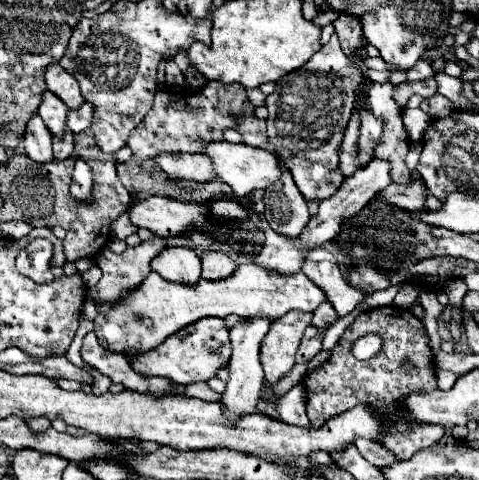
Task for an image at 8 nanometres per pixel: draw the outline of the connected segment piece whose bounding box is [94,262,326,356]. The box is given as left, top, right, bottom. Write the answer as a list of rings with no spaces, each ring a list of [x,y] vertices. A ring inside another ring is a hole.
[[[242,262],[236,270],[222,280],[200,280],[196,286],[168,282],[160,278],[160,274],[152,272],[148,278],[134,290],[130,290],[124,298],[106,309],[99,307],[99,315],[94,321],[94,332],[100,337],[100,346],[106,350],[114,350],[120,354],[134,352],[144,354],[162,344],[170,334],[180,328],[208,316],[226,318],[230,314],[238,314],[242,318],[260,318],[266,316],[276,320],[290,310],[314,312],[322,302],[326,302],[326,294],[318,288],[308,276],[300,274],[278,274],[270,272],[254,262]]]

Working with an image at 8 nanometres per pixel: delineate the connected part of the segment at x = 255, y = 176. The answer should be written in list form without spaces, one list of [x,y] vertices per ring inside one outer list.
[[[216,140],[216,142],[210,142],[208,146],[204,146],[200,150],[200,154],[210,158],[216,174],[228,186],[232,186],[234,194],[240,196],[240,198],[250,194],[252,190],[262,190],[262,188],[270,186],[272,182],[276,182],[280,178],[278,158],[268,150],[260,150],[260,148],[254,148],[254,146],[248,146],[248,144],[230,144],[230,142],[224,142],[224,140]]]

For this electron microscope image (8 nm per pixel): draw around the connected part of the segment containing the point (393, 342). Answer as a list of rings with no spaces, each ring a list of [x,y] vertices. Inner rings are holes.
[[[382,306],[382,308],[366,310],[358,314],[354,322],[344,330],[340,340],[332,348],[332,356],[318,370],[308,372],[304,376],[306,414],[314,428],[322,428],[324,422],[350,410],[352,406],[366,404],[386,424],[380,444],[386,450],[390,450],[398,460],[408,460],[418,450],[432,446],[436,440],[444,436],[444,426],[416,422],[404,412],[402,406],[404,400],[414,392],[424,394],[438,390],[432,362],[434,362],[434,354],[430,350],[430,340],[424,330],[424,324],[408,308]],[[370,332],[382,338],[382,350],[366,362],[354,360],[352,344]],[[404,362],[412,366],[410,372],[402,370]]]

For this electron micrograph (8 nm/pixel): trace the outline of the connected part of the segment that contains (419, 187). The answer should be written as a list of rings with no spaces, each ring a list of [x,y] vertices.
[[[410,180],[408,186],[396,186],[390,184],[386,190],[380,190],[376,196],[382,200],[388,200],[390,206],[398,206],[402,210],[424,210],[424,192],[426,186],[418,180]]]

